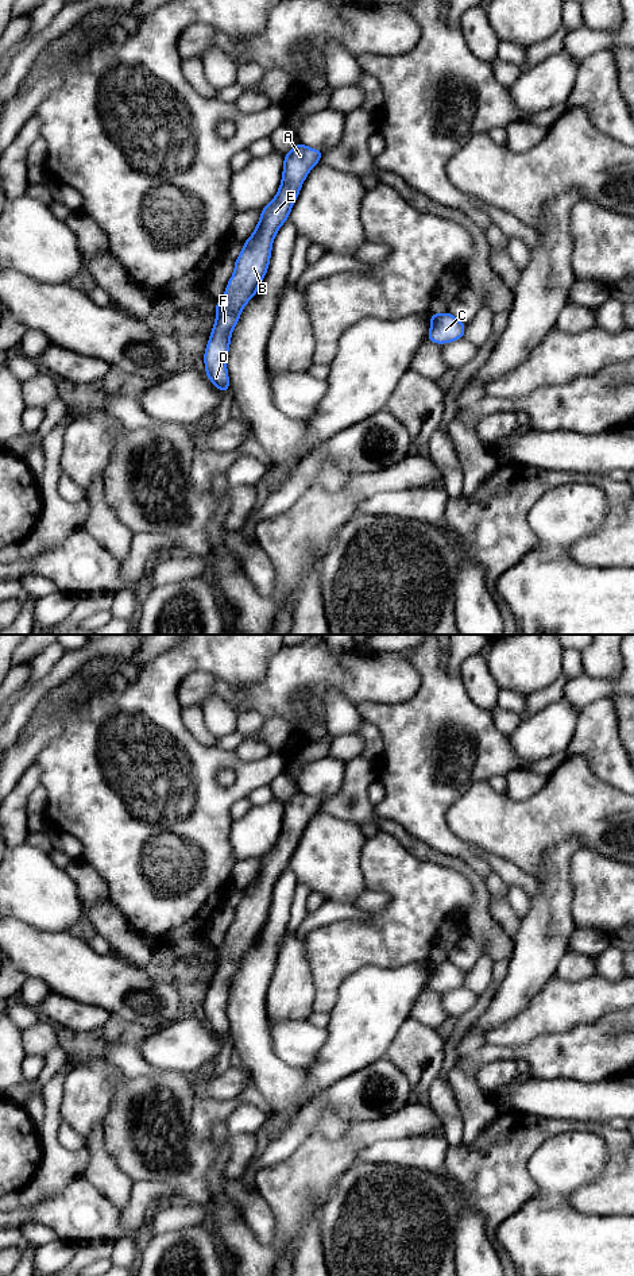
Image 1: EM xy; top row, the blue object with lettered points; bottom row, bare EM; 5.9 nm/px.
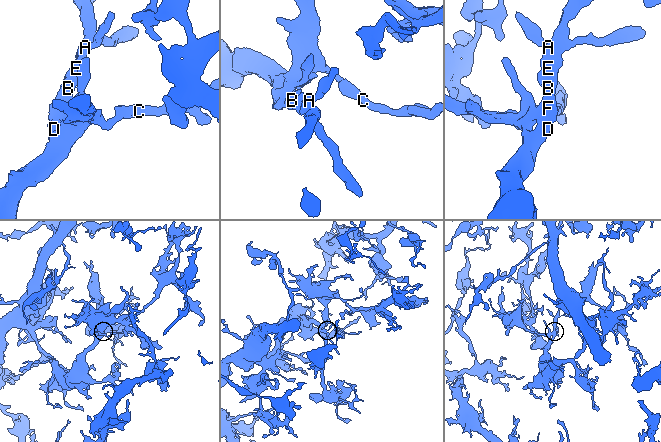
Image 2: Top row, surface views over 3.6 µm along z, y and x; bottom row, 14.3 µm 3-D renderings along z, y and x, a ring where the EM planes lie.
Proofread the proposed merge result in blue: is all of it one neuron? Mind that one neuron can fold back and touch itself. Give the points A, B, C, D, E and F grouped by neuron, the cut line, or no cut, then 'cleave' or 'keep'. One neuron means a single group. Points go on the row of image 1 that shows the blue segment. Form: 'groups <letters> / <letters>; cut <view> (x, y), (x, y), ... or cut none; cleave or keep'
groups A B C D E F; cut none; keep

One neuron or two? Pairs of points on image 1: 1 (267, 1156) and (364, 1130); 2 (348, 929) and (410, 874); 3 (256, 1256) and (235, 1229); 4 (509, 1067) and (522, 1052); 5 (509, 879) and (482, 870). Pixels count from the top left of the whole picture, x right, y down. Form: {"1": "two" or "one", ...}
{"1": "two", "2": "one", "3": "one", "4": "two", "5": "two"}

